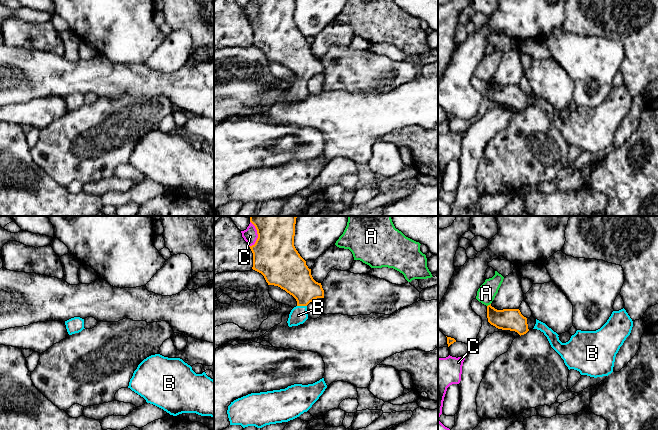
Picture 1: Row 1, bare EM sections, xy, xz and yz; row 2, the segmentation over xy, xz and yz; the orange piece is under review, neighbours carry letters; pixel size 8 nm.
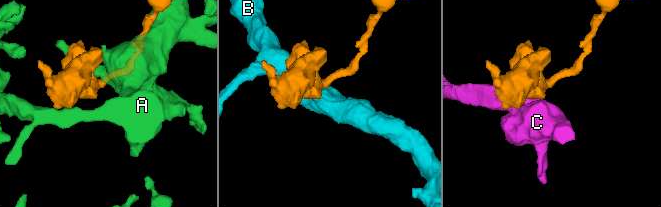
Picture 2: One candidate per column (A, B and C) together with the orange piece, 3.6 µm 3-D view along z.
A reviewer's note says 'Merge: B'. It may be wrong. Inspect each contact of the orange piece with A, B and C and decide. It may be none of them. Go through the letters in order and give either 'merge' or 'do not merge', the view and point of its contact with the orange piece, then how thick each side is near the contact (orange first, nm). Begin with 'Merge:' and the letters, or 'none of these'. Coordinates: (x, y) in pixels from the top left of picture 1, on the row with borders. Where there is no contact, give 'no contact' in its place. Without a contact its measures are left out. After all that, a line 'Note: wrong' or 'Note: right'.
Merge: B
A: do not merge | yz (488, 305) | 180/150 nm
B: merge | xz (302, 305) | 260/140 nm
C: do not merge | xz (258, 235) | 360/120 nm
Note: right

